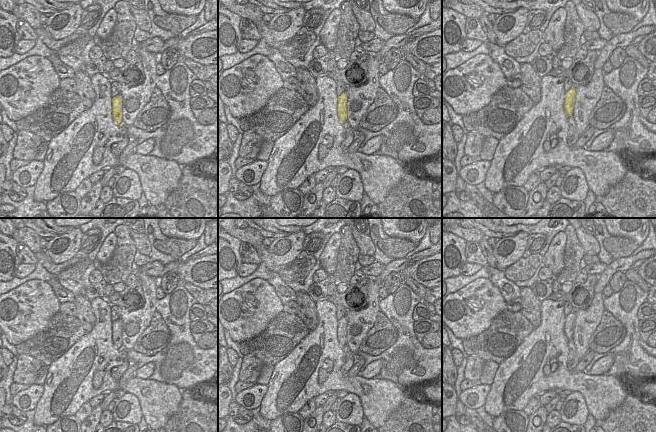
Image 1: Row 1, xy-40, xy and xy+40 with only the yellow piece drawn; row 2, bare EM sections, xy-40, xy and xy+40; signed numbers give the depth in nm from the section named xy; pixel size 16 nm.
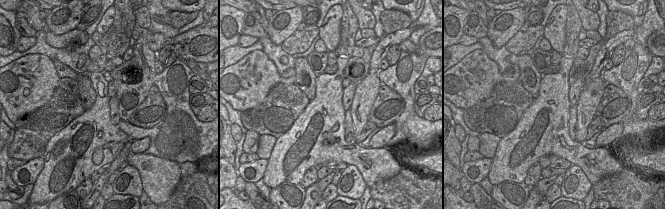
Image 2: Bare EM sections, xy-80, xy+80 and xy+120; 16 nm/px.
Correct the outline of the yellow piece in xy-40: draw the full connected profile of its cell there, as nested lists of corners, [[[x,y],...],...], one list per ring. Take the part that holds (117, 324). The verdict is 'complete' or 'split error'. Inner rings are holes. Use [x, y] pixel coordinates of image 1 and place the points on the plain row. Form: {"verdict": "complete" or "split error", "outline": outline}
{"verdict": "complete", "outline": [[[119,318],[112,322],[112,341],[117,349],[122,346],[122,320]]]}

